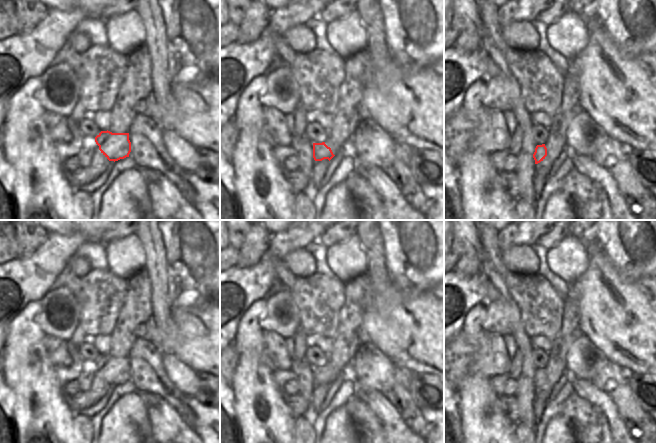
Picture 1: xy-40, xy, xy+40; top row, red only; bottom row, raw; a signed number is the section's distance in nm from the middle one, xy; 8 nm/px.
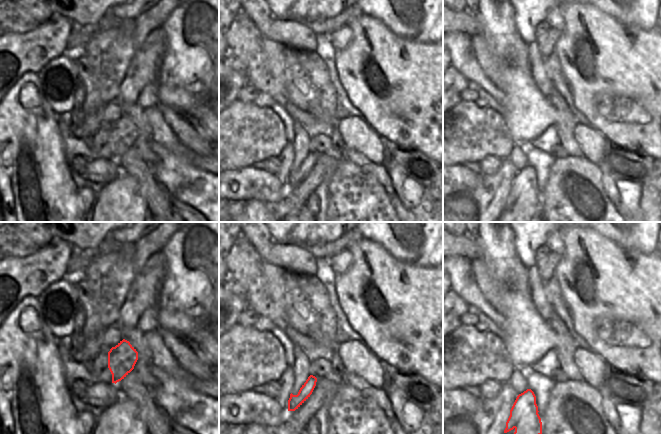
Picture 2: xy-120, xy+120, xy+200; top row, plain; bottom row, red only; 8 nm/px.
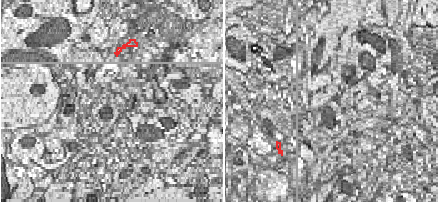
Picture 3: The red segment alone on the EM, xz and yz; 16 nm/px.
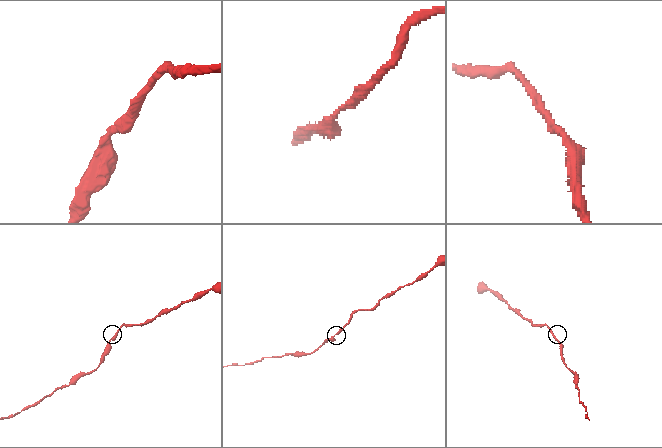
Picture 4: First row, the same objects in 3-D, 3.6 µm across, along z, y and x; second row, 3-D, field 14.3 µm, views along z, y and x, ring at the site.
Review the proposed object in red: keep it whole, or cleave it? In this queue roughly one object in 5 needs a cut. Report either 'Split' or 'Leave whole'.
Leave whole.

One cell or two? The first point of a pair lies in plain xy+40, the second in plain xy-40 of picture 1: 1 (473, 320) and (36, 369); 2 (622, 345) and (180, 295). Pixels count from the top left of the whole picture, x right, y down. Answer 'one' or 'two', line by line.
1: one
2: two

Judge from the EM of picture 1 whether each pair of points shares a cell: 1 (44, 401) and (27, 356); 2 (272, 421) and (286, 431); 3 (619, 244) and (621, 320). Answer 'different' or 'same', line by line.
1: same
2: same
3: different

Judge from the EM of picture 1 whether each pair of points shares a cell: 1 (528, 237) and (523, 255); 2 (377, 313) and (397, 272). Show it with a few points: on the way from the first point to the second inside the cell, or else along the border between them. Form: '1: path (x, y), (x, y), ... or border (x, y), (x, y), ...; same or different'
1: border (531, 245), (514, 245), (503, 250); different
2: border (391, 280), (400, 288), (415, 287); different

